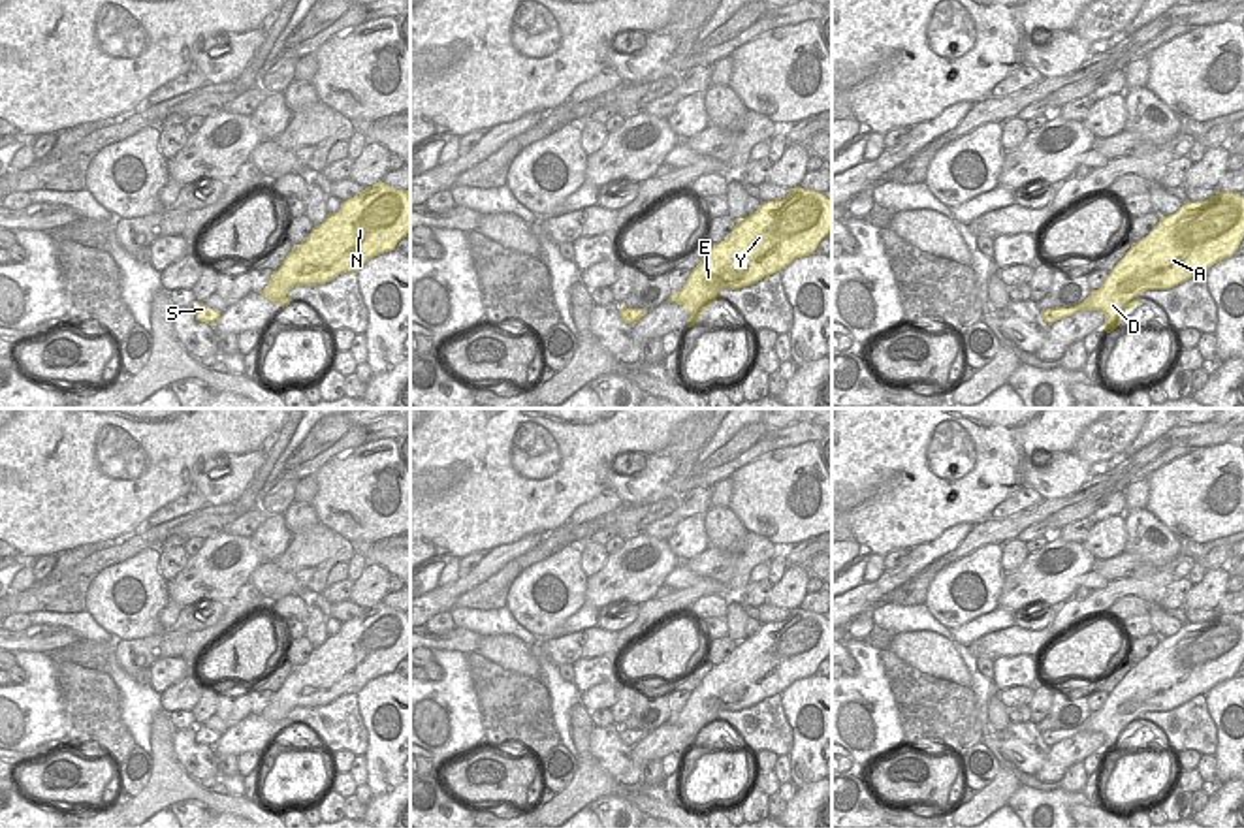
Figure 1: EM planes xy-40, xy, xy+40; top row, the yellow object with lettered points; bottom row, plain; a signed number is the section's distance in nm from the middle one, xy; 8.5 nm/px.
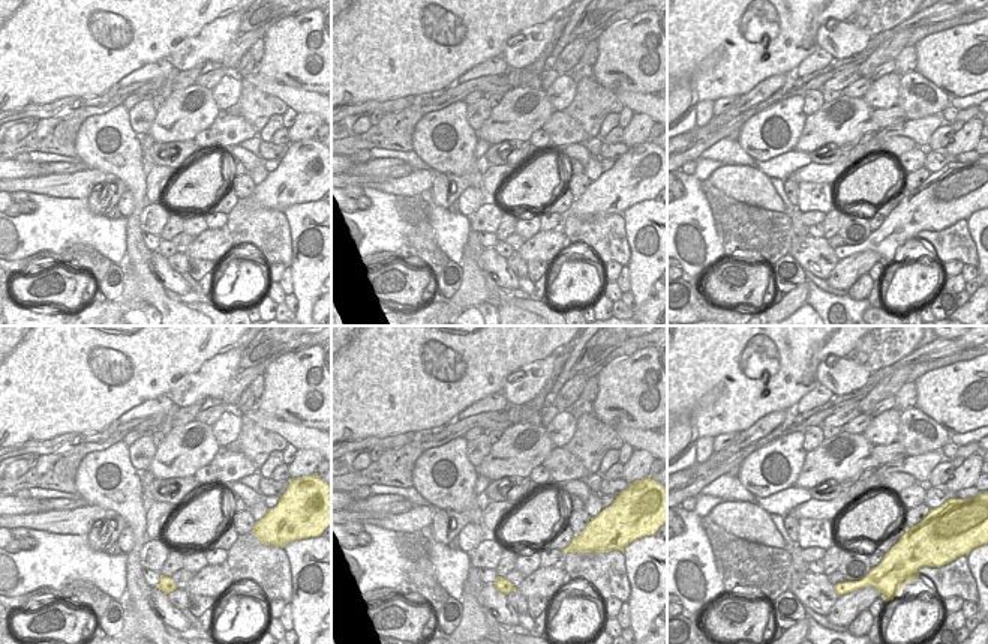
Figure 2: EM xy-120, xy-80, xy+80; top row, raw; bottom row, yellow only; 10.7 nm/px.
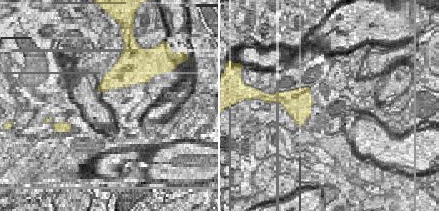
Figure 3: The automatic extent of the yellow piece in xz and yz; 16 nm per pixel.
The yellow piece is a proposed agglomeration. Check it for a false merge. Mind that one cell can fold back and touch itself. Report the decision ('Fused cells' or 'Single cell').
Single cell

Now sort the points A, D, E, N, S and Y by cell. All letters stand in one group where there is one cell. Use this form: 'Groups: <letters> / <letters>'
Groups: A D E N S Y

